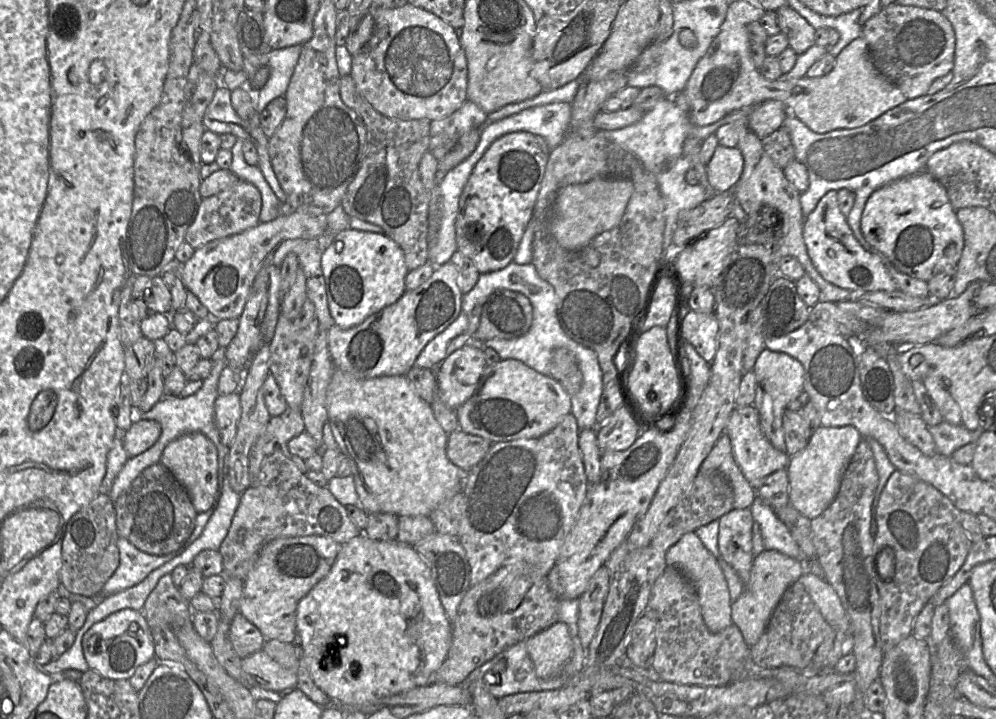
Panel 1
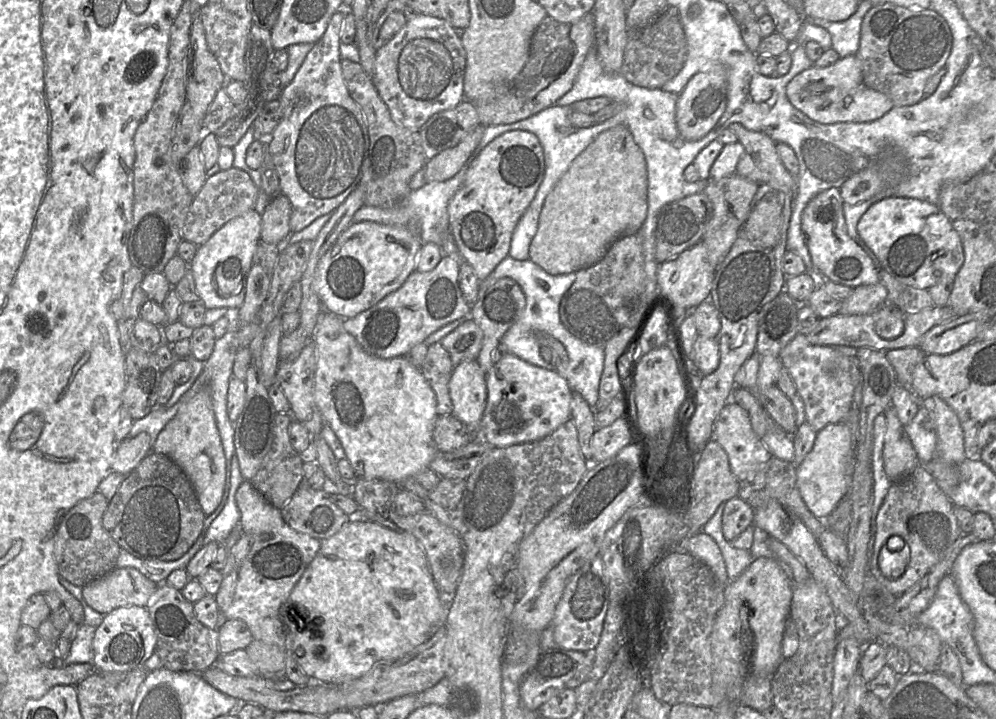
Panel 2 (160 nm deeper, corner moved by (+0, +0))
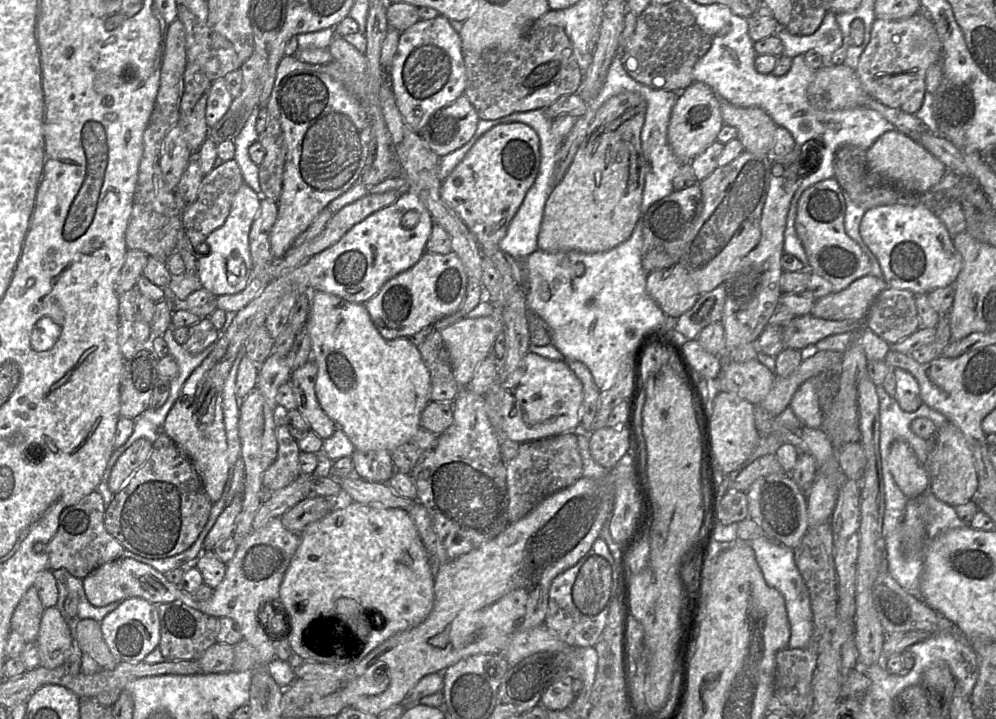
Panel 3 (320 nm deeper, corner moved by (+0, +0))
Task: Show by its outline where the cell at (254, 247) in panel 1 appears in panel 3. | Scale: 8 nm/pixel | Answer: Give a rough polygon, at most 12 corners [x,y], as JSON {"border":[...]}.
{"border":[[244,182],[197,260],[217,297],[252,278],[249,233],[261,195]]}

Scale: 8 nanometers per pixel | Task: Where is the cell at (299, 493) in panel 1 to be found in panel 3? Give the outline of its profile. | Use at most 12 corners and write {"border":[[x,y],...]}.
{"border":[[311,495],[287,510],[283,526],[300,534],[336,503]]}

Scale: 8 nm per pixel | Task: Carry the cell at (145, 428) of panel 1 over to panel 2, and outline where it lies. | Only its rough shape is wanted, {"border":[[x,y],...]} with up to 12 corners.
{"border":[[146,432],[119,441],[112,471],[129,475],[154,451]]}

